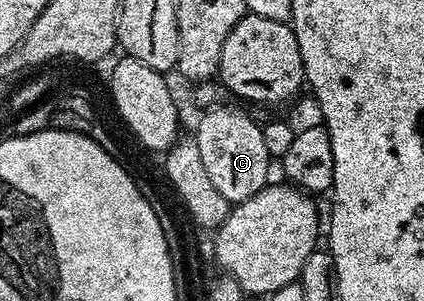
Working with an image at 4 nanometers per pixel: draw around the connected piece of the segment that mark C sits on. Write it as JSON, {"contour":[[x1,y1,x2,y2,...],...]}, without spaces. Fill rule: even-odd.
{"contour":[[216,104,202,111,193,130,197,140,197,149,201,152,201,164,209,171,209,180,225,200,232,204,249,200,268,185,267,173,271,170,273,159,265,149,265,140,261,137,262,125,254,122,243,110,234,110,231,106]]}

